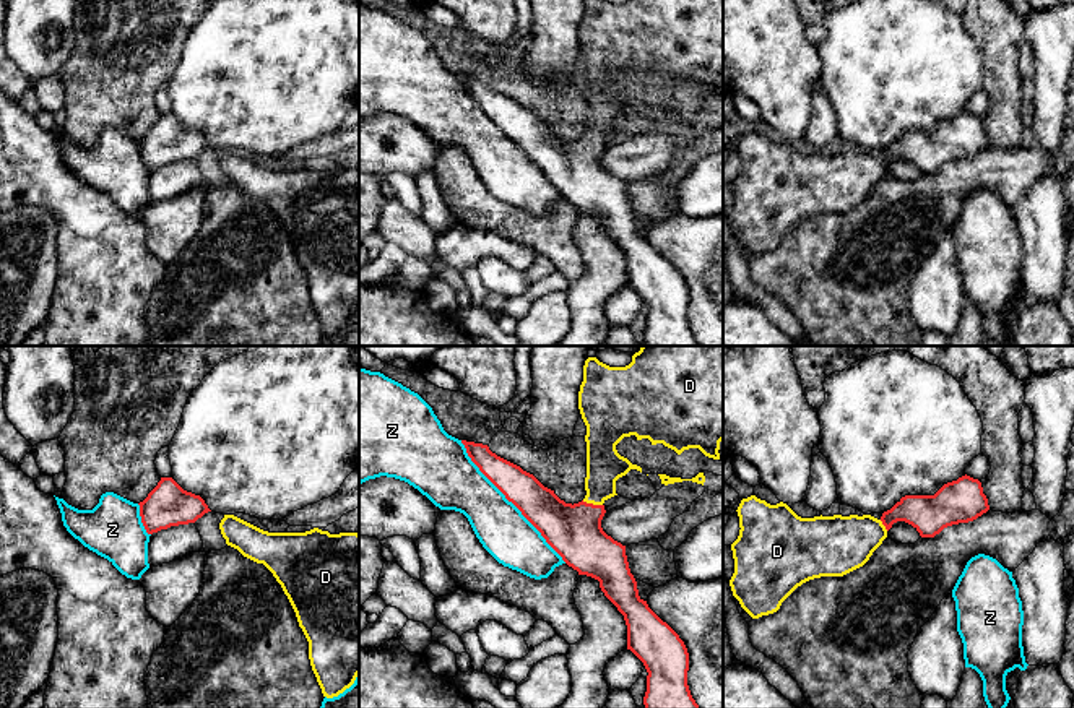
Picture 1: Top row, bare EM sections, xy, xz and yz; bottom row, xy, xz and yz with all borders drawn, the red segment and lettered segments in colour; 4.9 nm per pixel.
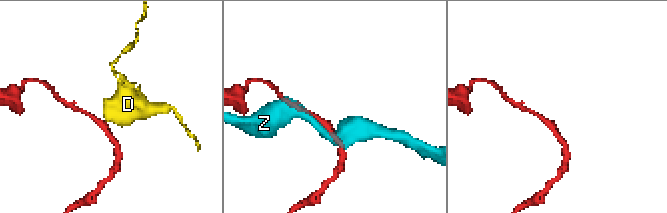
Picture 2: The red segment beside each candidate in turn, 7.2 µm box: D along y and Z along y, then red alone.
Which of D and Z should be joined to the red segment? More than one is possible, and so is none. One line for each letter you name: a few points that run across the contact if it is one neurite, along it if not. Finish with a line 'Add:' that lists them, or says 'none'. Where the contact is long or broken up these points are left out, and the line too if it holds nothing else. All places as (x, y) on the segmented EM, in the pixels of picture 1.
D: xz (574, 531), (588, 513), (592, 504), (605, 465)
Add: D

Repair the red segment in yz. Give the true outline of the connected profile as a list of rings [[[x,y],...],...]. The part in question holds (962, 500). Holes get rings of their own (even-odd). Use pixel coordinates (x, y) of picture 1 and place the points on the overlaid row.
[[[970,476],[944,484],[934,495],[905,495],[877,520],[871,515],[801,518],[786,503],[770,505],[751,495],[738,507],[739,536],[731,544],[733,596],[752,617],[773,614],[803,583],[821,576],[843,576],[863,567],[897,521],[912,525],[921,537],[934,537],[944,528],[968,523],[990,510],[981,482]]]

